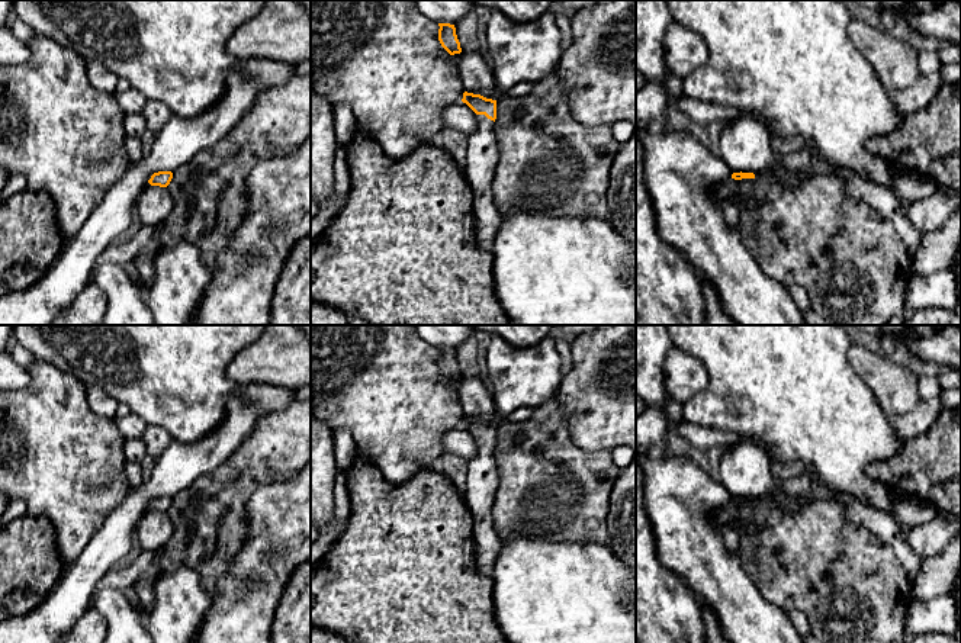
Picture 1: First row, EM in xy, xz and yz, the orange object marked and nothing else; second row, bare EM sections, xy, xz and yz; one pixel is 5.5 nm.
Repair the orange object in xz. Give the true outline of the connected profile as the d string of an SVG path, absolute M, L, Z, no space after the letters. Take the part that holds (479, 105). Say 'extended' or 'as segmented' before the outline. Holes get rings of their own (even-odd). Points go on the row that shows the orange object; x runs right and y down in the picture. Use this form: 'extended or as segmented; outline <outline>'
extended; outline M465 91L462 102L478 115L478 128L469 136L466 165L462 171L475 196L473 213L478 244L480 248L492 251L504 218L495 205L492 192L498 164L498 142L495 138L496 100Z

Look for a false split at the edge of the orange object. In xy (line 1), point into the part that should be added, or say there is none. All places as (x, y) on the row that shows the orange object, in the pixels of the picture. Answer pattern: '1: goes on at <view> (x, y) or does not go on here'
1: does not go on here

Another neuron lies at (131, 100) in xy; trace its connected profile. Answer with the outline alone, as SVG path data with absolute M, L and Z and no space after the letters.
M131 87L125 91L115 91L116 100L119 106L123 109L126 115L131 113L141 113L144 106L147 105L148 99L138 91L136 89Z

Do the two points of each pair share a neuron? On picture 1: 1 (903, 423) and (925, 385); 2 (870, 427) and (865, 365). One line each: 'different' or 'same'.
1: same
2: different

